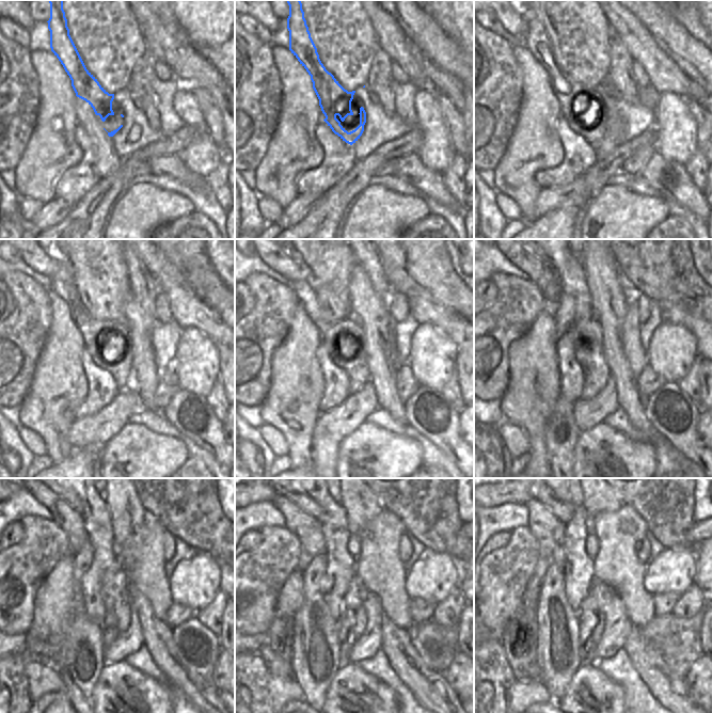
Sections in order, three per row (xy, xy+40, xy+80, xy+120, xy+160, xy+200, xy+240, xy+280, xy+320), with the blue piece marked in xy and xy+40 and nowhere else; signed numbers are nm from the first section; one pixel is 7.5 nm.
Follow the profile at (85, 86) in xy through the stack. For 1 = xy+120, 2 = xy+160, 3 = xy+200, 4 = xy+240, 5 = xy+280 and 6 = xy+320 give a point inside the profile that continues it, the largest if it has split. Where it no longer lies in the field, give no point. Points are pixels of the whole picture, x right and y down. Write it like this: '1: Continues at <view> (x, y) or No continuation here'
1: Continues at xy+120 (103, 339)
2: Continues at xy+160 (346, 339)
3: Continues at xy+200 (587, 336)
4: Continues at xy+240 (114, 596)
5: Continues at xy+280 (352, 622)
6: Continues at xy+320 (591, 619)

